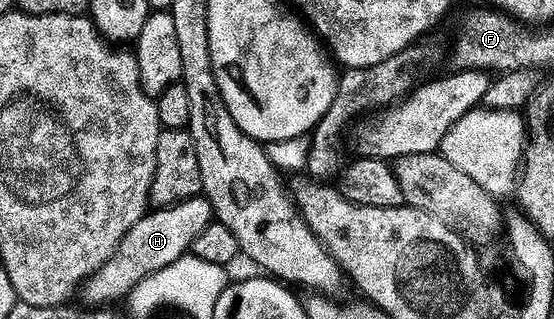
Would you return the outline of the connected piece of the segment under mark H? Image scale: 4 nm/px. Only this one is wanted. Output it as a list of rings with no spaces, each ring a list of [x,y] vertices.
[[[204,195],[166,209],[154,208],[146,213],[143,219],[139,219],[139,223],[131,227],[131,231],[127,231],[117,249],[123,259],[137,259],[137,265],[149,265],[150,277],[163,271],[163,267],[171,267],[171,263],[175,263],[192,250],[196,240],[214,223],[213,212],[213,202]]]

